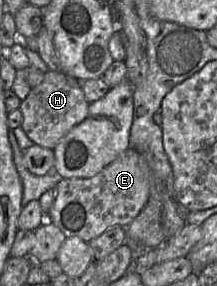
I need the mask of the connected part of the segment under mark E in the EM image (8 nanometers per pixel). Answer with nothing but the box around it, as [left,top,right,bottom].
[46,147,151,243]

